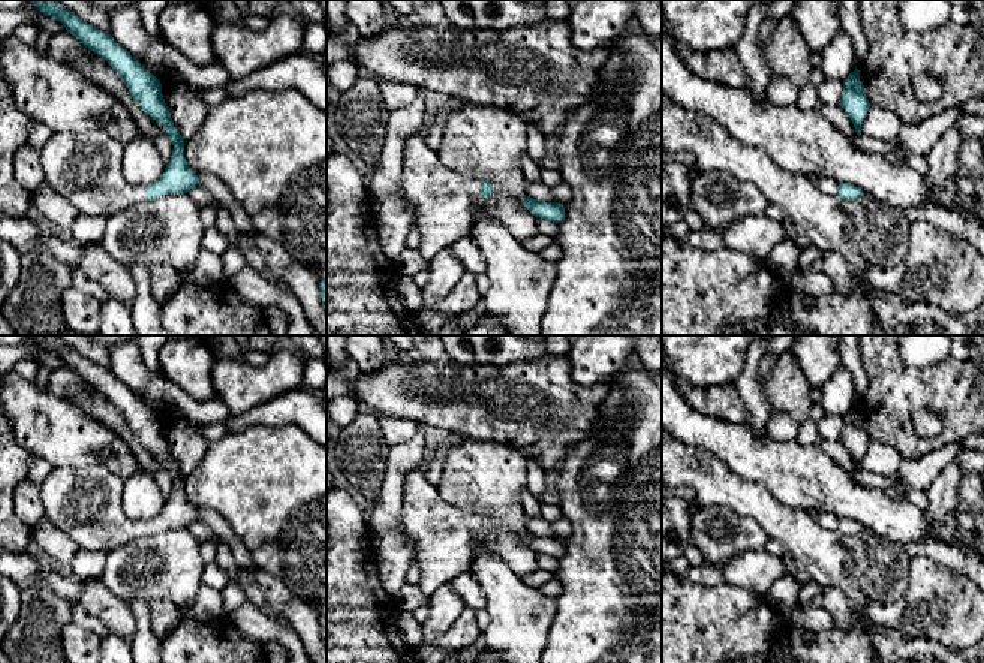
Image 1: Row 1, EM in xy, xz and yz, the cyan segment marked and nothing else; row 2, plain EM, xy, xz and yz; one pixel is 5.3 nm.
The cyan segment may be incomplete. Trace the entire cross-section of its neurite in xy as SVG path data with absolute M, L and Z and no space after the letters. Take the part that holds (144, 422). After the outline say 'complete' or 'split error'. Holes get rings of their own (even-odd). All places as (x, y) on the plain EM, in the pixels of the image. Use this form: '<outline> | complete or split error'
M30 335L45 352L52 352L85 383L100 391L118 409L133 436L160 458L174 485L163 510L148 521L132 521L123 512L123 480L105 467L54 467L40 485L48 518L81 549L111 551L139 536L187 528L199 521L196 507L184 492L184 474L172 458L160 416L111 370L63 343L57 335Z | split error

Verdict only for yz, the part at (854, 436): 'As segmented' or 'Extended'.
As segmented

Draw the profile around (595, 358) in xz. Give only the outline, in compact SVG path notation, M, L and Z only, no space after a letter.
M568 335L572 379L581 386L610 380L632 358L631 335Z

